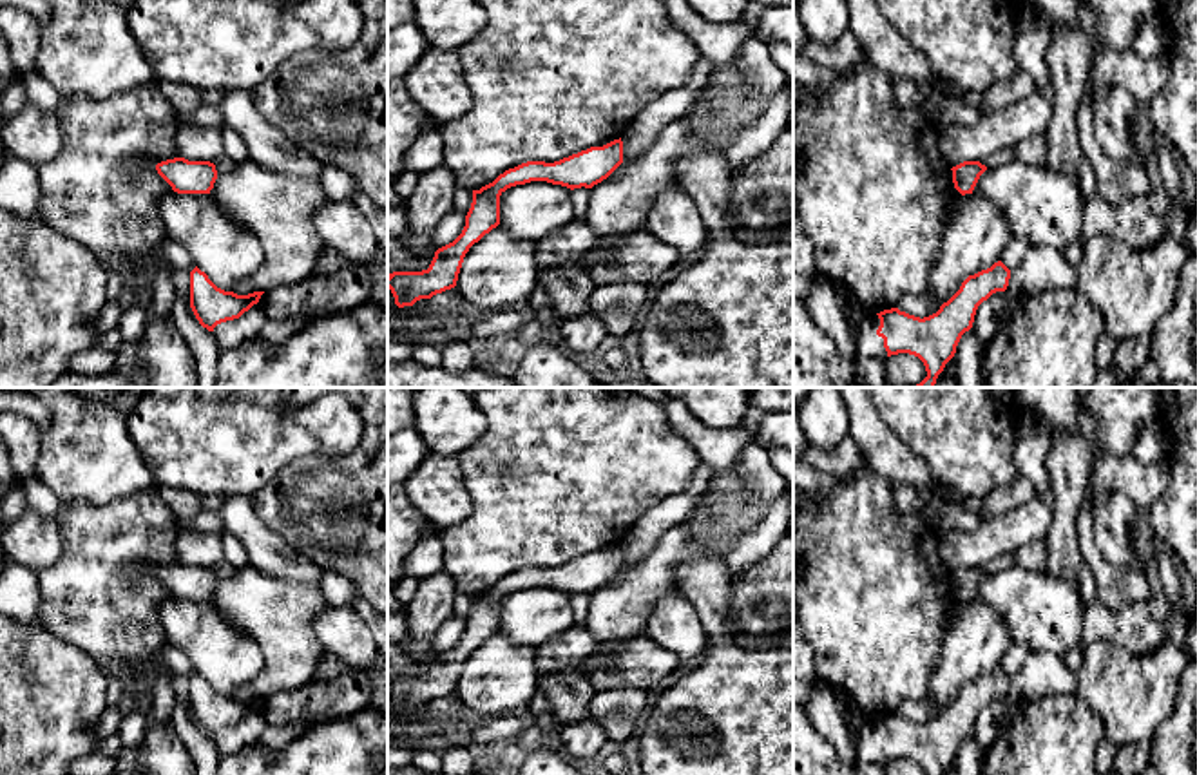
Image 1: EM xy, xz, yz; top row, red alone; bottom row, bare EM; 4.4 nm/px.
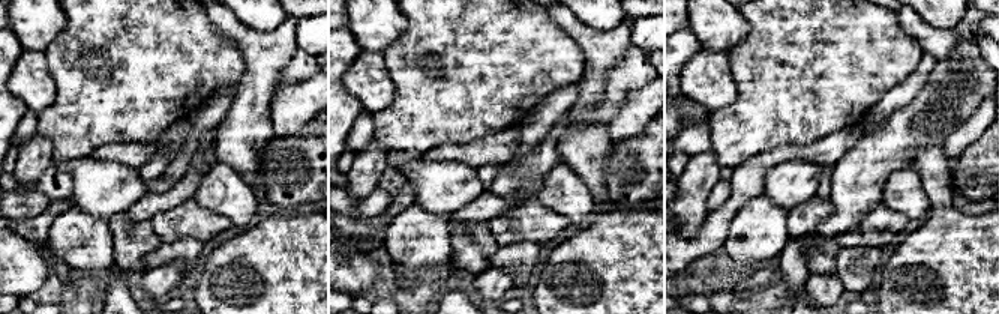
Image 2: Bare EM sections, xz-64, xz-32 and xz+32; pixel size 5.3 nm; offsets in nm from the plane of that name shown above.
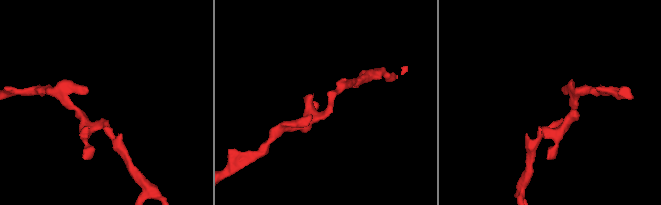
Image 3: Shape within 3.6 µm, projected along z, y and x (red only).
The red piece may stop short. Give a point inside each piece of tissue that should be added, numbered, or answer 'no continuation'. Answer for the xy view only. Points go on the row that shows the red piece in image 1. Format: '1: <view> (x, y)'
no continuation

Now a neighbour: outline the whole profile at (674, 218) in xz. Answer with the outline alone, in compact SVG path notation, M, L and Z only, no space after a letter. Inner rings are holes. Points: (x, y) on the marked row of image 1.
M677 187L656 196L645 232L672 244L683 259L694 259L708 243L708 228L694 199Z

